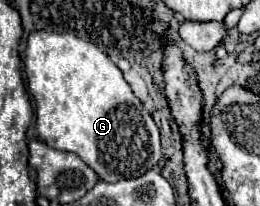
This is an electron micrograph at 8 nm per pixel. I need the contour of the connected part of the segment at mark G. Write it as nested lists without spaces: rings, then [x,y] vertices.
[[[35,30],[27,38],[25,48],[25,76],[29,92],[35,100],[35,130],[41,140],[51,148],[77,154],[97,176],[105,182],[117,182],[125,178],[139,178],[161,160],[159,130],[153,118],[143,108],[141,100],[133,94],[125,82],[121,70],[103,54],[95,44],[77,38],[71,32],[45,32]]]

